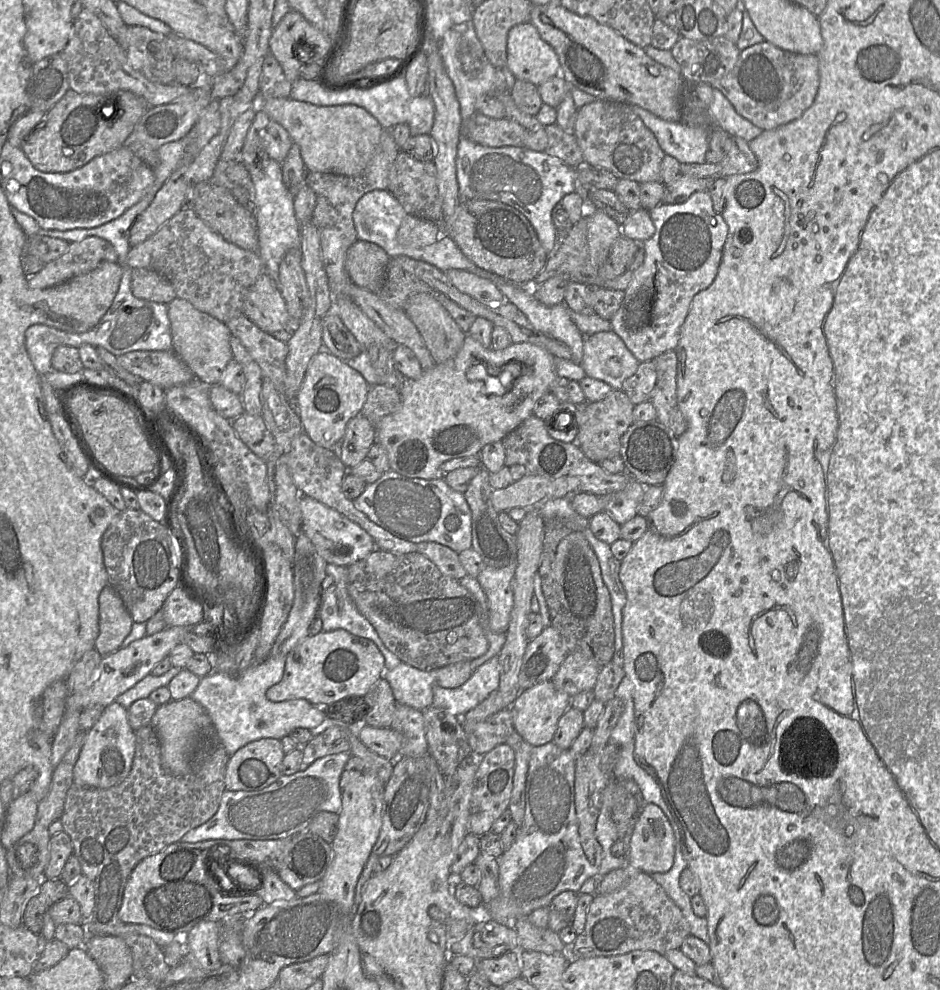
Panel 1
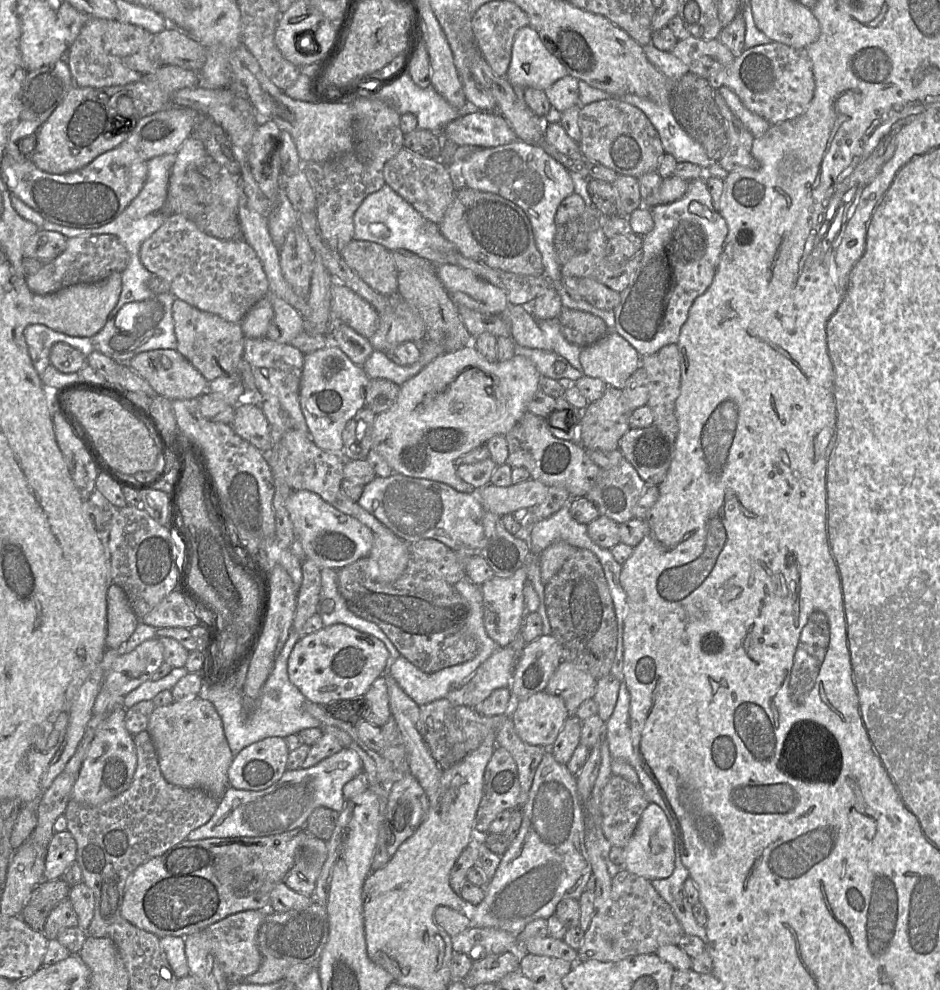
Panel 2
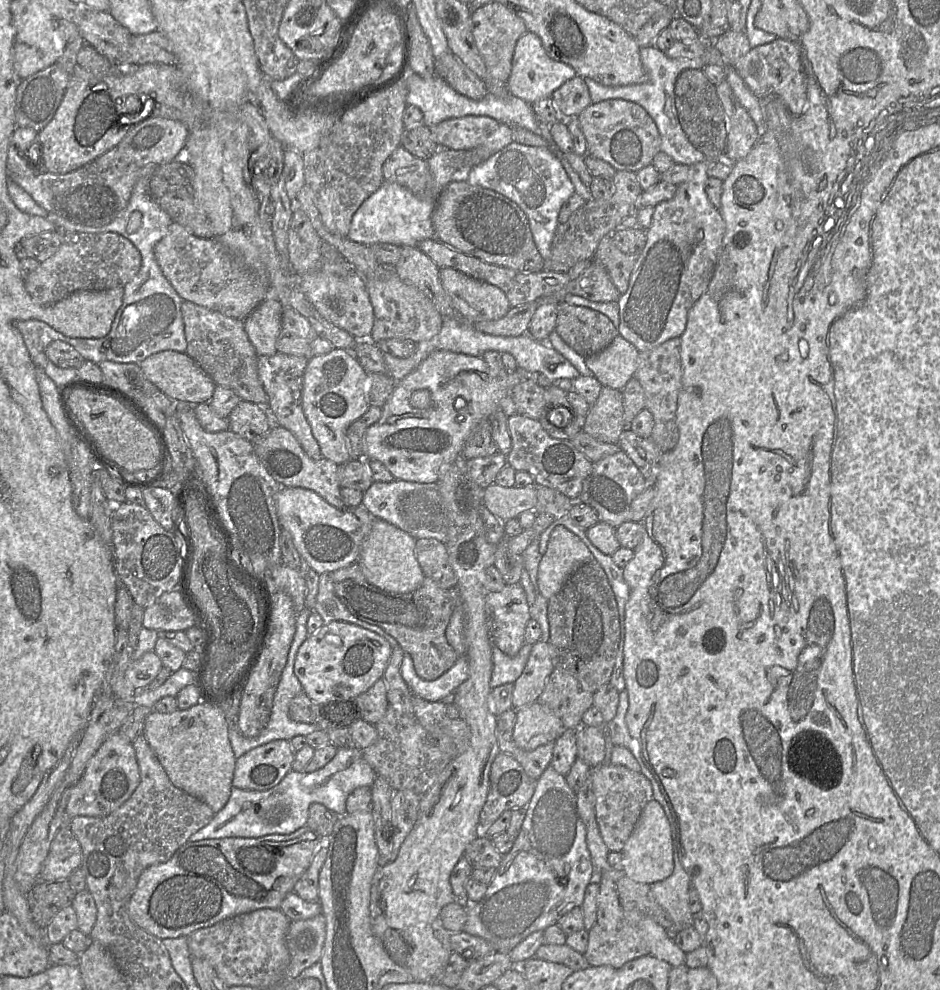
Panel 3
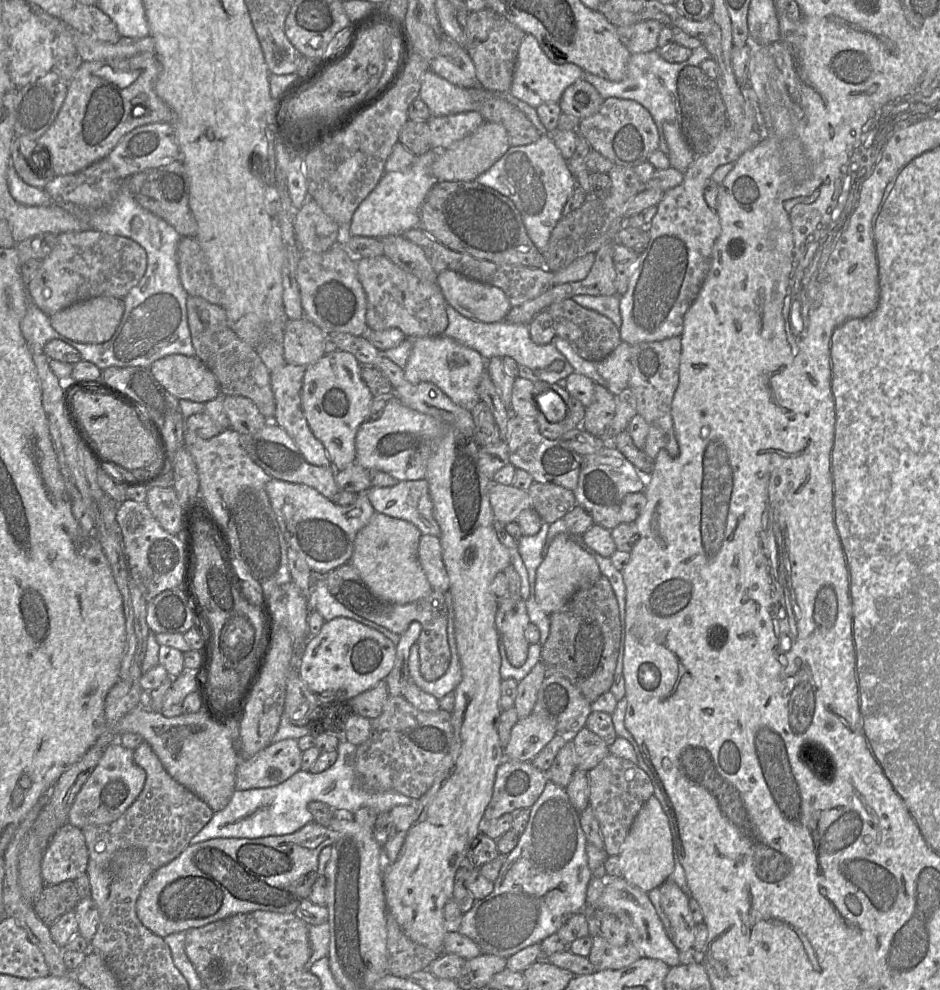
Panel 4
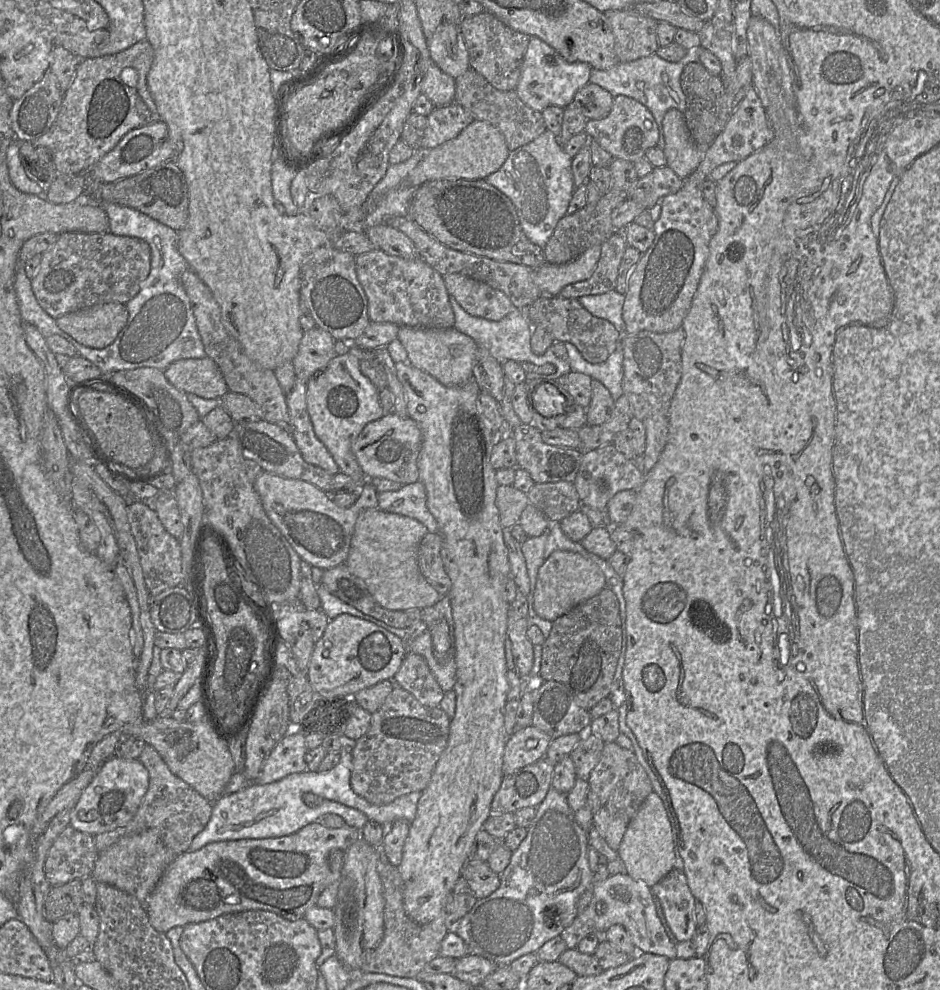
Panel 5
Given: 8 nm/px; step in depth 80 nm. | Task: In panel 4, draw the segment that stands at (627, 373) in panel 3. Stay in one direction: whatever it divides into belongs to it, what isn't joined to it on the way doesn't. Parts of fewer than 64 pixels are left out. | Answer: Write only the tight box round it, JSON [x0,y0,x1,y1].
[596,343,631,395]

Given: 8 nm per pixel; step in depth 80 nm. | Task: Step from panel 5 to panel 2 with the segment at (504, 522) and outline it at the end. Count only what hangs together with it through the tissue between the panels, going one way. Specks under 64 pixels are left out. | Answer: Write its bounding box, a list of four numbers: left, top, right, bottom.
[479,478,549,516]

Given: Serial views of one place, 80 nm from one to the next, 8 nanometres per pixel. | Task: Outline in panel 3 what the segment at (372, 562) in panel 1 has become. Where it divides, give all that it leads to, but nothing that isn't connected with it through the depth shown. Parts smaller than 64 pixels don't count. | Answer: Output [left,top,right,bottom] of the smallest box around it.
[331,562,458,681]

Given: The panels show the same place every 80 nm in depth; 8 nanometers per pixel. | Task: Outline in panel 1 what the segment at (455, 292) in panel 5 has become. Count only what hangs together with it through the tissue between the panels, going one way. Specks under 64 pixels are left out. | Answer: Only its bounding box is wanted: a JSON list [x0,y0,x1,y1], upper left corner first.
[444,269,506,305]

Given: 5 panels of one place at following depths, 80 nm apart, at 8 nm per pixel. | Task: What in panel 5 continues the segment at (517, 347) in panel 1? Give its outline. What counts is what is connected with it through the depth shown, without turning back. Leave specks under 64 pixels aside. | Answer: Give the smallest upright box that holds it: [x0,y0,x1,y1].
[352,326,479,485]

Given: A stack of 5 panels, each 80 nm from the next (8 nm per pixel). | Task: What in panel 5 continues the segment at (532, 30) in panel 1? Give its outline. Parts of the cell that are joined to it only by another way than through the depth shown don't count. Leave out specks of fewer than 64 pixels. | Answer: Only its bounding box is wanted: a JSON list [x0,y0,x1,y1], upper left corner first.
[515,37,592,112]

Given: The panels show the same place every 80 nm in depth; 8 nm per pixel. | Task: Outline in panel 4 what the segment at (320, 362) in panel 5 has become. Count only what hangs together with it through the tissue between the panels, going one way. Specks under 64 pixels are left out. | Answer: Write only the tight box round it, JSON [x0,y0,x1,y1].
[283,317,327,366]

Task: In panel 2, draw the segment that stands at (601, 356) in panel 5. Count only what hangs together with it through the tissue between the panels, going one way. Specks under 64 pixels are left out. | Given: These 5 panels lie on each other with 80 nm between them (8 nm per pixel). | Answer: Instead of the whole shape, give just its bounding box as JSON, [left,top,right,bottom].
[558,308,609,348]

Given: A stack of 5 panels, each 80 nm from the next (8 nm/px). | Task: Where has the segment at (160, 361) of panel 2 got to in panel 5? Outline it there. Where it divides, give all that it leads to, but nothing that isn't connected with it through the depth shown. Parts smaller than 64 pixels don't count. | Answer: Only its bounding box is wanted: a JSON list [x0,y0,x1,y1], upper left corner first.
[164,356,229,399]

